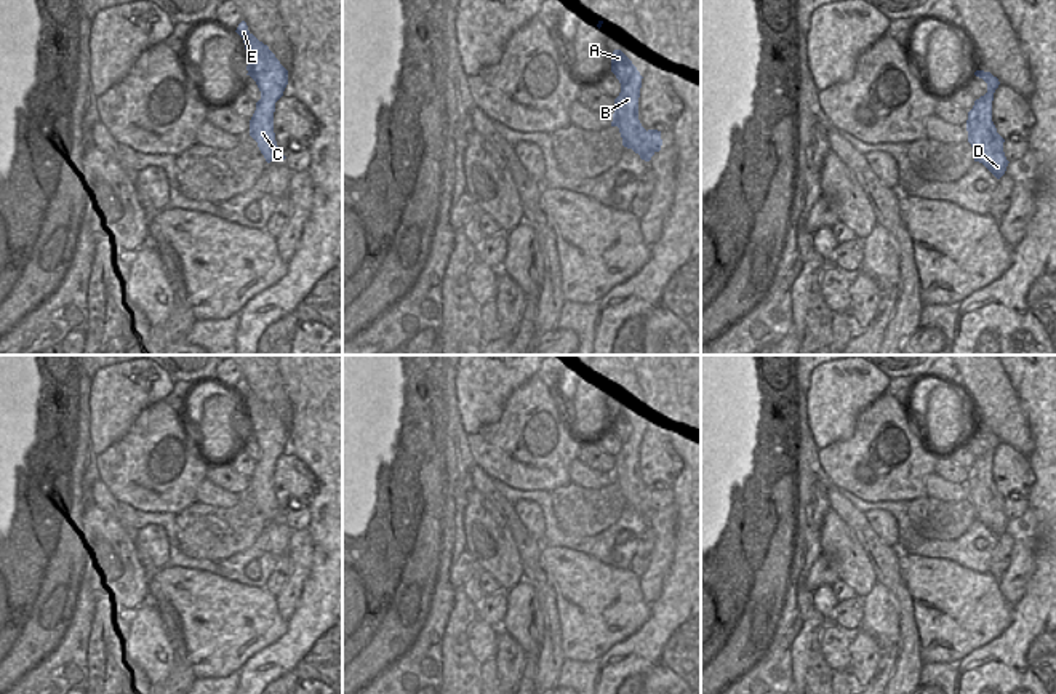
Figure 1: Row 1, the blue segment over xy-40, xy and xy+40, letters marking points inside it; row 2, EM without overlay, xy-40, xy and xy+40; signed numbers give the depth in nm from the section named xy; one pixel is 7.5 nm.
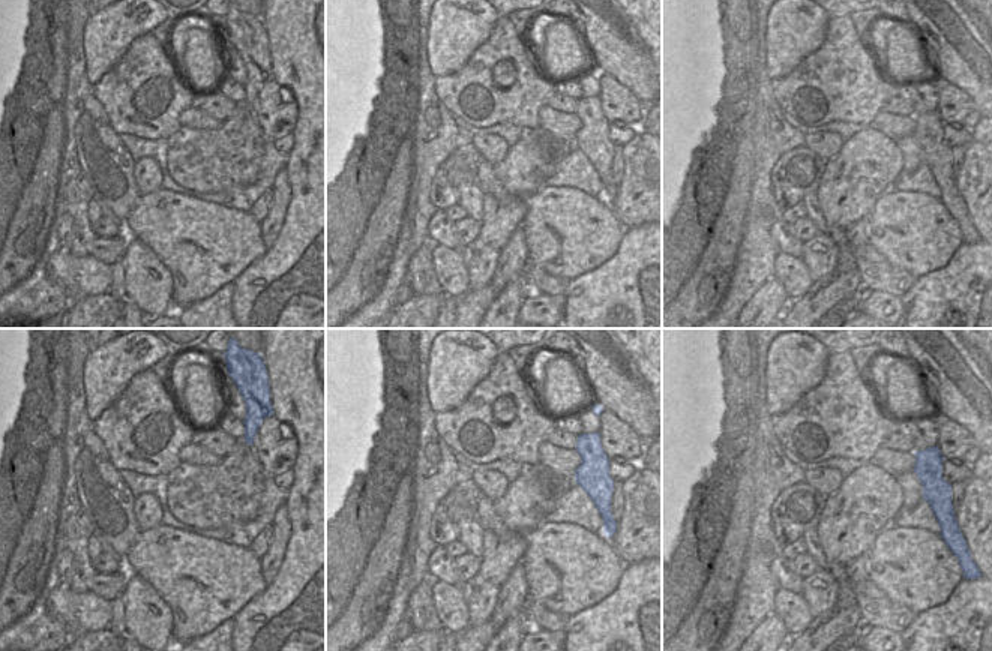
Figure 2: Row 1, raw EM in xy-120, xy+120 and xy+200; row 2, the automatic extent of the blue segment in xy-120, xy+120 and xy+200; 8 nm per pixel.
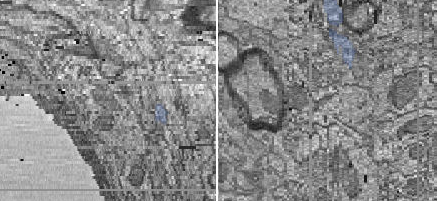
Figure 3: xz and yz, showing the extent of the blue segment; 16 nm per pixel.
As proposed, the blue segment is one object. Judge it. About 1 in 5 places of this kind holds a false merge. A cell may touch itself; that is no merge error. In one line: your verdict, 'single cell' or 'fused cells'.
single cell

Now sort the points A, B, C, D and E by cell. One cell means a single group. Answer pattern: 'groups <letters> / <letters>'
groups A B C D E

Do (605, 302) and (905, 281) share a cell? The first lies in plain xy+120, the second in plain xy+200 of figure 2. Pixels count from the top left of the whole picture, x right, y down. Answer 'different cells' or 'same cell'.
different cells

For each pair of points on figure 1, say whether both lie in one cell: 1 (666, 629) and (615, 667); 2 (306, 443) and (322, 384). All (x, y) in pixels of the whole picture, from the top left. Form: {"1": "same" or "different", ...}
{"1": "same", "2": "same"}

